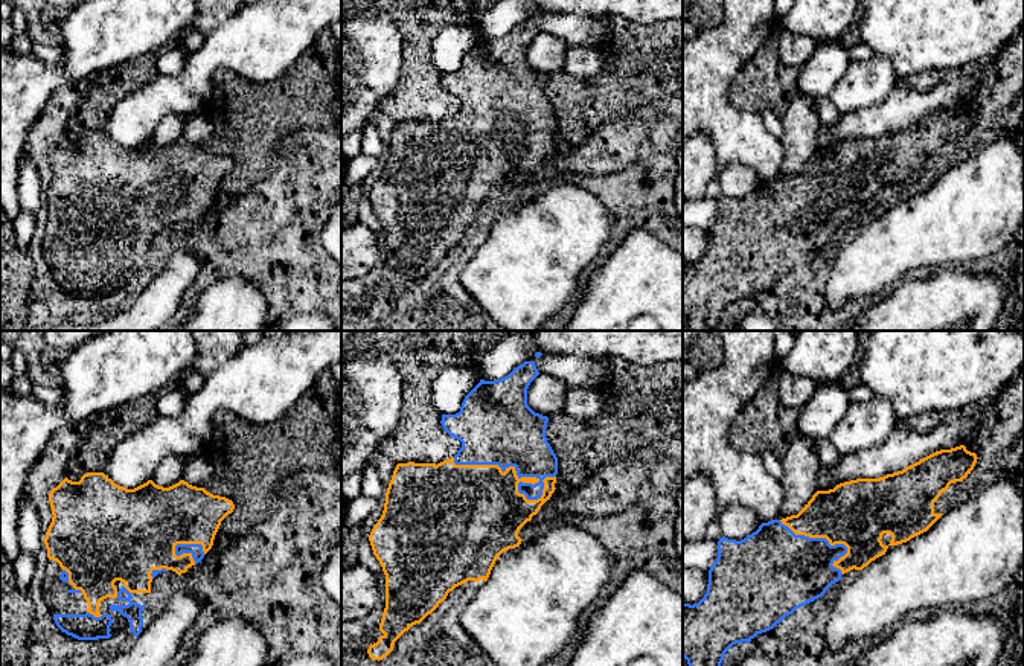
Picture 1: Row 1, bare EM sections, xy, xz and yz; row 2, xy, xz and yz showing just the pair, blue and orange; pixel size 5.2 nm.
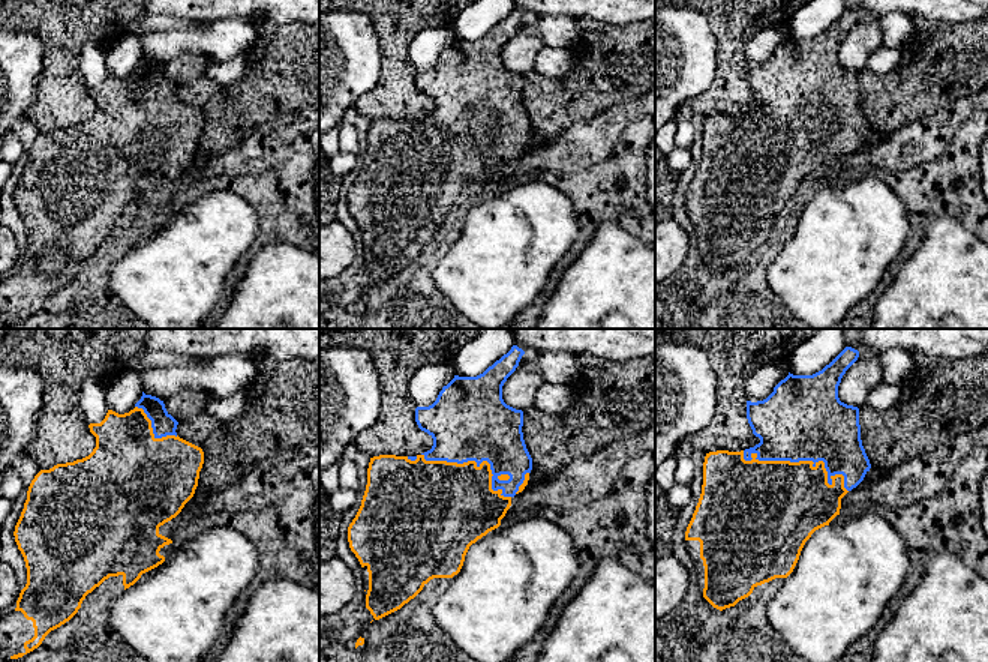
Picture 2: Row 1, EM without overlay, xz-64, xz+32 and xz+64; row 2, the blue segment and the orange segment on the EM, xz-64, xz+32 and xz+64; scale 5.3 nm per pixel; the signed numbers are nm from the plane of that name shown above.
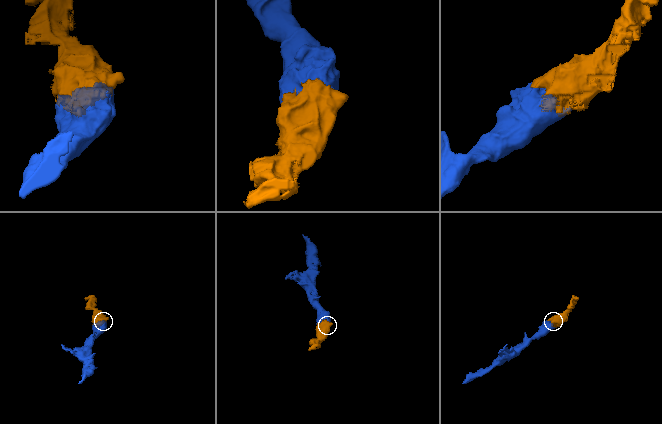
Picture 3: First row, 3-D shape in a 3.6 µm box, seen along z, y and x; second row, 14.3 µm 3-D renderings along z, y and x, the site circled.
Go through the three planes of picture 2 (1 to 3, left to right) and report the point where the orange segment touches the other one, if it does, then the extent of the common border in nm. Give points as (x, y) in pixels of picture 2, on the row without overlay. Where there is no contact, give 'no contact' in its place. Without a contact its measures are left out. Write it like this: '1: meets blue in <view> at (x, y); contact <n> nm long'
1: meets blue in xz-64 at (153, 95); contact 280 nm long
2: meets blue in xz+32 at (477, 126); contact 550 nm long
3: meets blue in xz+64 at (801, 123); contact 600 nm long

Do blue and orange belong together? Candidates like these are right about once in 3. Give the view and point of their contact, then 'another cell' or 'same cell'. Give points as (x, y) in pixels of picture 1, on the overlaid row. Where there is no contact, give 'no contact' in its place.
contact xz (505, 470); same cell

